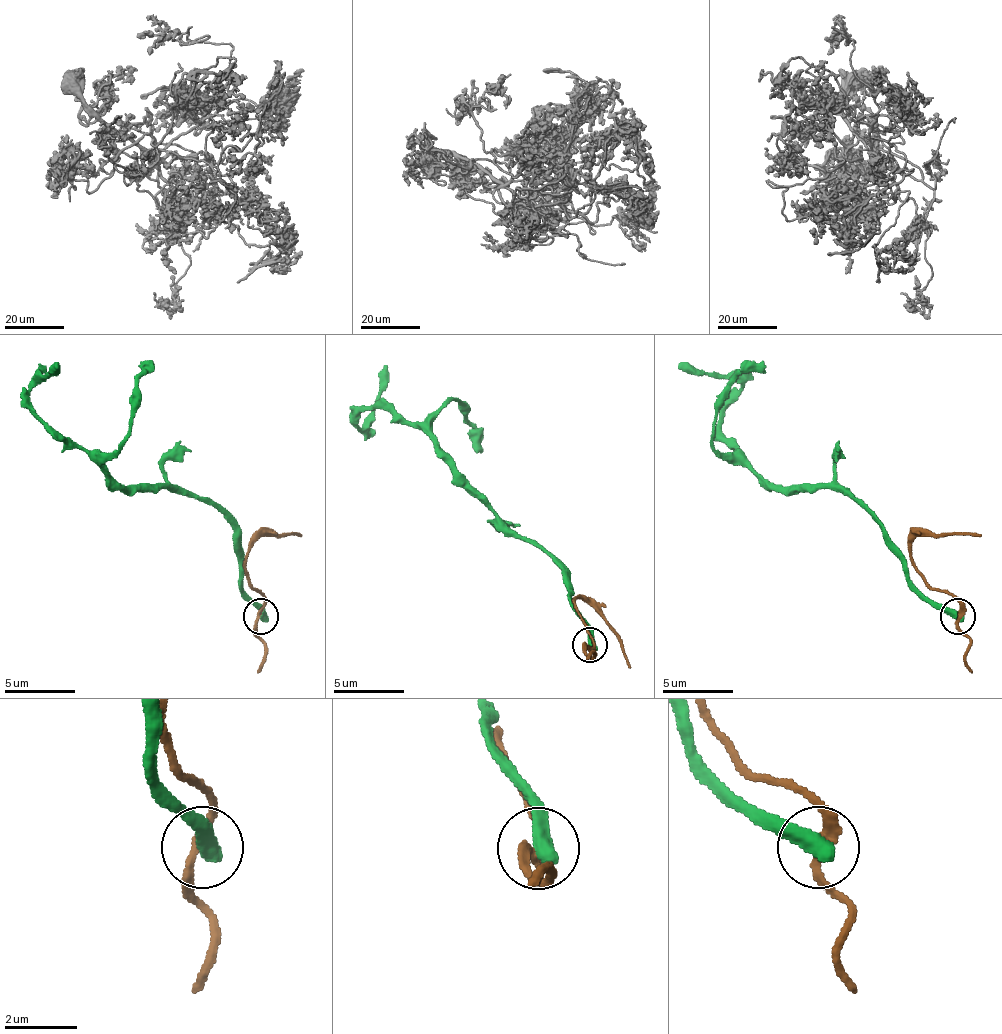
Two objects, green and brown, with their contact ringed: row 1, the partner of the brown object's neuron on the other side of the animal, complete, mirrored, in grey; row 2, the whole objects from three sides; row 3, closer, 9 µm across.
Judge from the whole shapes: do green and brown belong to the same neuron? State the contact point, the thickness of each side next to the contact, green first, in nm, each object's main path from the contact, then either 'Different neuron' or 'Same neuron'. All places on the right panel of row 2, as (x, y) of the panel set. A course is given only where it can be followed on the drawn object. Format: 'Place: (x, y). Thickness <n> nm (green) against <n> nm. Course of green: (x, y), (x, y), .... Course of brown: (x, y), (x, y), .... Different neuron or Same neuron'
Place: (958, 616). Thickness 550 nm (green) against 240 nm. Course of green: (957, 617), (918, 589), (861, 503), (832, 485), (772, 485), (722, 436), (733, 379), (690, 372), (679, 361). Course of brown: (957, 617), (960, 606), (928, 581), (914, 564), (910, 542), (935, 535), (982, 535). Different neuron

